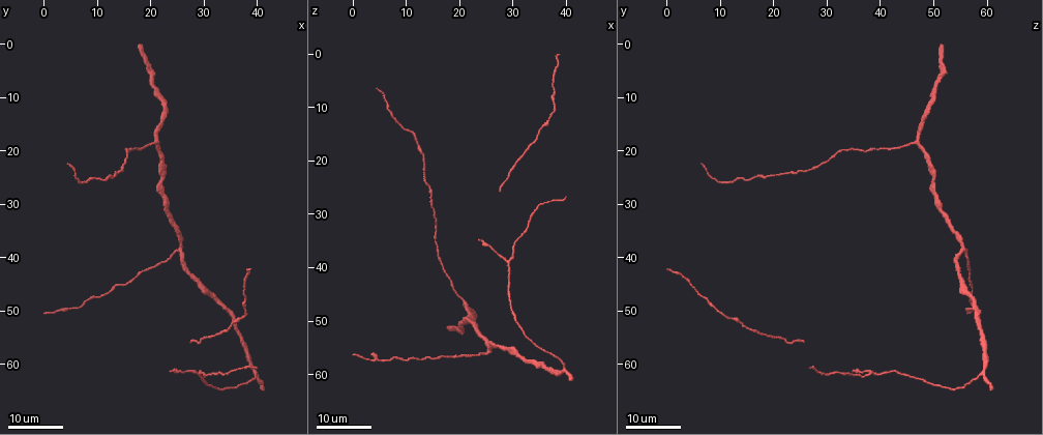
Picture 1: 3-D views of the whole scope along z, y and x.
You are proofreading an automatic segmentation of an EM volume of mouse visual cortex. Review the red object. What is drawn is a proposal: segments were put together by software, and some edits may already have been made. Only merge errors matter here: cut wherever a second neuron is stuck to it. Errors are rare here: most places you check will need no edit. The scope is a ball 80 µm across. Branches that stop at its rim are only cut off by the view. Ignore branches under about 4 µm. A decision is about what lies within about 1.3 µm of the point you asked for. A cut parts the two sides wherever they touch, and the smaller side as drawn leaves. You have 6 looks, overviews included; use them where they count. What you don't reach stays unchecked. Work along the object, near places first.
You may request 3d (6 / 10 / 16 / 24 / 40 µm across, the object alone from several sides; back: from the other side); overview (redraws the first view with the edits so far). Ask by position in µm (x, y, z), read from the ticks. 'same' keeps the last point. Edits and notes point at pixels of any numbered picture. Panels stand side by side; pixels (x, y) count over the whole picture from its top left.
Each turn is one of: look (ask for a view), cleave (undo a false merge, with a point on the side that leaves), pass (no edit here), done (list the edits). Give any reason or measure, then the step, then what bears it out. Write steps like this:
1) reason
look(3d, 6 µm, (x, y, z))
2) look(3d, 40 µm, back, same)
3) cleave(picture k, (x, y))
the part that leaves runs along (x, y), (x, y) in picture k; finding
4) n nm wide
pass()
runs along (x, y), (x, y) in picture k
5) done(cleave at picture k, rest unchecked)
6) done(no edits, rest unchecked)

three arms meet
look(3d, 16 µm, (26.0, 38.5, 55.5))

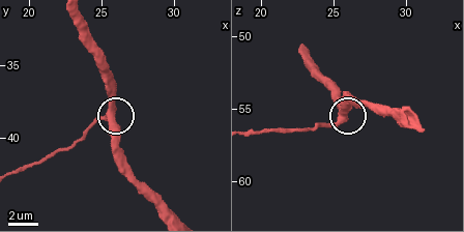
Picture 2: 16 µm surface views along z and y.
look(3d, 6 µm, (25.6, 38.4, 55.6))

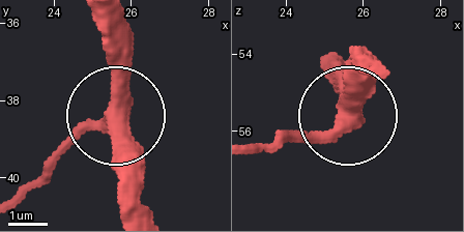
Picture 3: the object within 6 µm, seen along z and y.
other side
look(3d, 6 µm, back, (25.60, 38.40, 55.70))

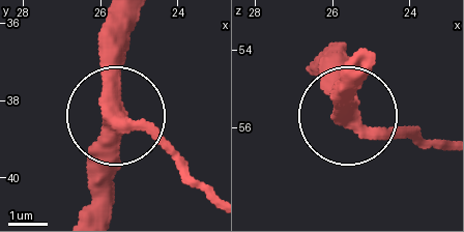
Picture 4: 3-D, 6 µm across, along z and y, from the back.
side arm 32 µm
pass()
runs along (91, 209), (111, 120), (131, 120), (186, 176) in picture 4; one neuron here

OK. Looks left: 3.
thin neck
look(3d, 24 µm, (38.0, 57.0, 59.0))

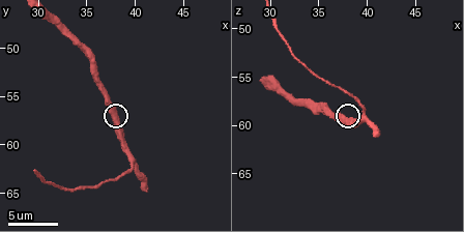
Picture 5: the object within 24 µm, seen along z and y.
look(3d, 10 µm, (37.4, 56.4, 59.2))

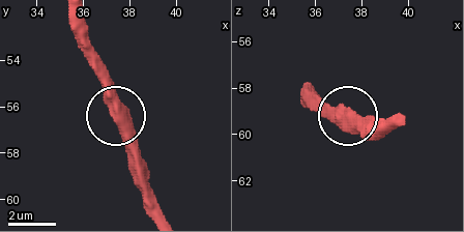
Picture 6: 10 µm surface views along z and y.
pass()
runs along (70, 22), (140, 168) in picture 6; continuous, no second neuron

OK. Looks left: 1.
done(no edits, rest unchecked)

